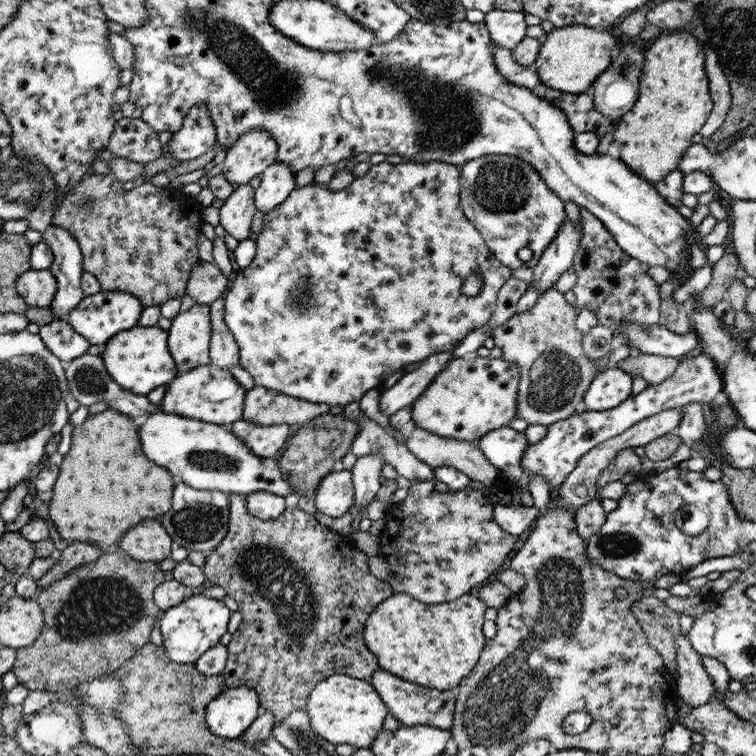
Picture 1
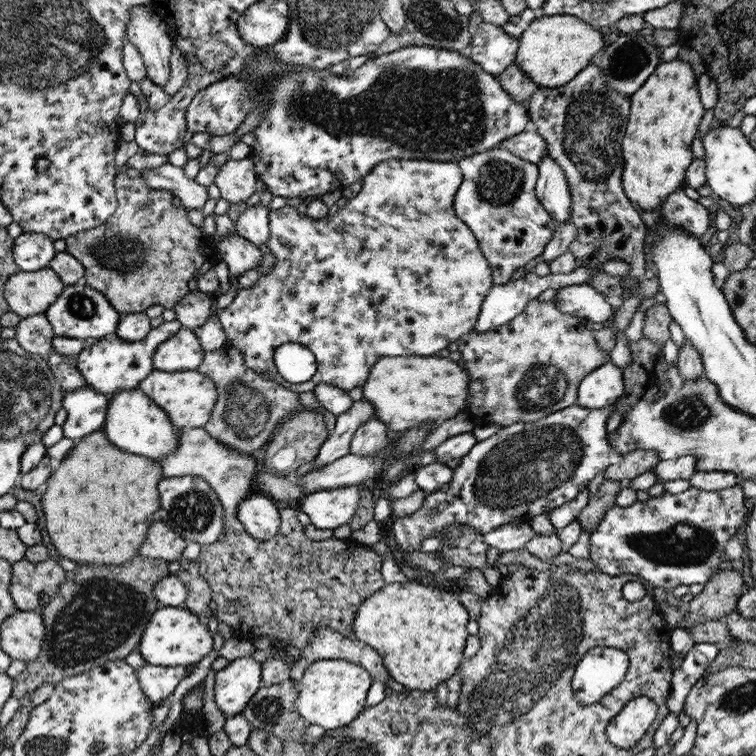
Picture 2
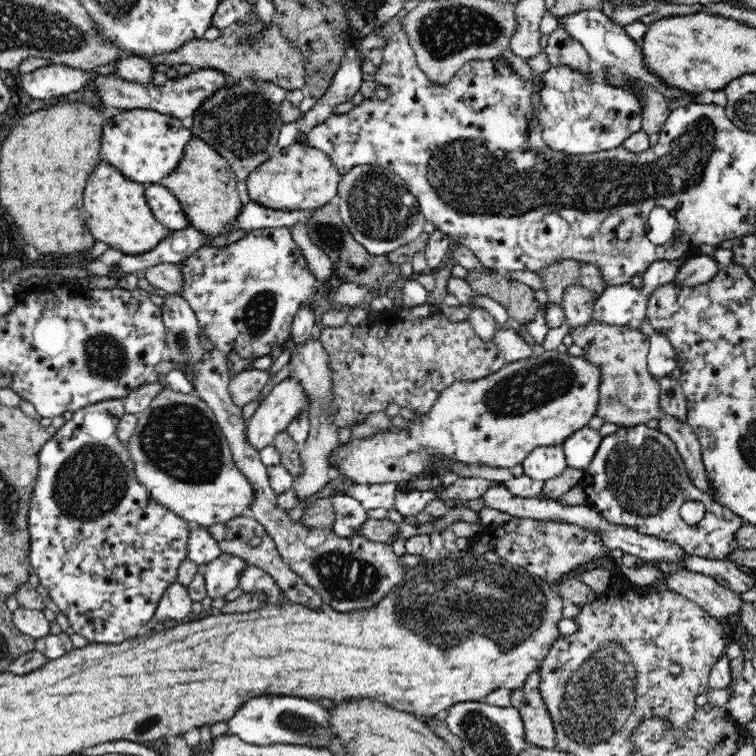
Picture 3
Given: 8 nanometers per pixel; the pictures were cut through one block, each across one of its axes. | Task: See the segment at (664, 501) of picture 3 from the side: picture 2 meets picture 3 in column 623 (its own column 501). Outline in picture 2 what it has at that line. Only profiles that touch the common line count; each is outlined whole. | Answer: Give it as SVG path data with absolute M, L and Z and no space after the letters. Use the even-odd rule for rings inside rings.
M575 404L572 407L564 408L559 412L554 412L554 414L546 416L545 418L535 422L514 423L511 424L510 427L499 427L497 434L494 434L491 438L482 440L482 442L478 442L473 447L473 450L470 450L468 455L462 458L461 464L453 470L451 481L448 481L444 486L438 488L436 492L426 494L422 508L420 508L414 515L398 519L394 522L391 527L391 532L394 534L394 538L396 539L395 546L398 548L398 551L401 552L401 556L404 556L403 552L420 550L421 542L424 539L432 538L432 536L438 536L438 531L442 531L444 527L451 526L451 524L472 525L474 529L478 529L478 531L482 531L482 533L486 534L487 532L493 531L499 526L507 523L516 523L519 522L519 520L531 520L533 517L541 514L548 515L552 509L558 508L561 505L564 505L565 502L569 502L574 497L578 496L580 492L587 488L590 480L610 464L610 454L608 454L608 452L611 450L611 445L609 444L609 435L606 423L608 422L608 416L616 410L617 408L615 408L615 406L611 406L611 408L588 409Z

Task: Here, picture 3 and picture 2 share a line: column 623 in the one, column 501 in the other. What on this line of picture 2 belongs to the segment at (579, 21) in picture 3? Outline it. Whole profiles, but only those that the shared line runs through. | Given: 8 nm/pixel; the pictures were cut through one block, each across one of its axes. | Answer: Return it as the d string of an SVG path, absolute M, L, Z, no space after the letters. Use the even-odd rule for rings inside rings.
M484 21L471 31L471 43L466 53L484 71L498 76L514 62L519 38L506 34L501 26Z

